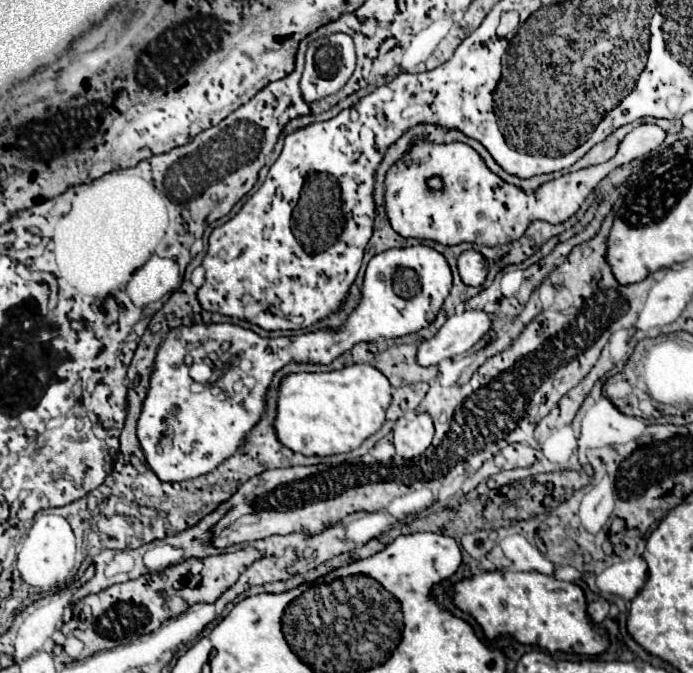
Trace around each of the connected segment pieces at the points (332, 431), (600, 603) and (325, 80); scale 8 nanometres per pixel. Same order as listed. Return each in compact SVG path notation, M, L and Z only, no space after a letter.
M369 364L333 372L289 374L279 386L275 430L279 440L305 456L331 456L359 448L383 422L391 404L389 380Z
M597 600L587 606L587 616L591 618L593 626L599 626L609 614L609 602L607 600Z
M331 34L327 38L315 40L309 44L307 58L305 58L305 70L301 76L301 94L305 102L315 102L321 100L323 96L331 96L337 90L341 90L347 80L351 78L355 70L355 46L351 36L347 34Z

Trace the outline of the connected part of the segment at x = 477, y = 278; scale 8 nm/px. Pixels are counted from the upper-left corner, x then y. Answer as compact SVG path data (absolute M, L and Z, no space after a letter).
M467 250L459 256L459 276L467 286L481 286L487 278L487 262L475 250Z

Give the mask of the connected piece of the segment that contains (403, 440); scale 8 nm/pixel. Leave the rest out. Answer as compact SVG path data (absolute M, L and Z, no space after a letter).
M429 414L403 416L395 422L393 444L401 458L415 458L423 454L433 440L433 420Z

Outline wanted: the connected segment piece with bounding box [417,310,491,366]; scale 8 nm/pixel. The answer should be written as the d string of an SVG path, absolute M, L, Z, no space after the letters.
M465 310L463 314L455 314L447 318L441 330L419 346L417 362L421 366L431 366L441 362L443 358L451 358L467 352L473 344L477 344L491 328L491 320L481 310Z

